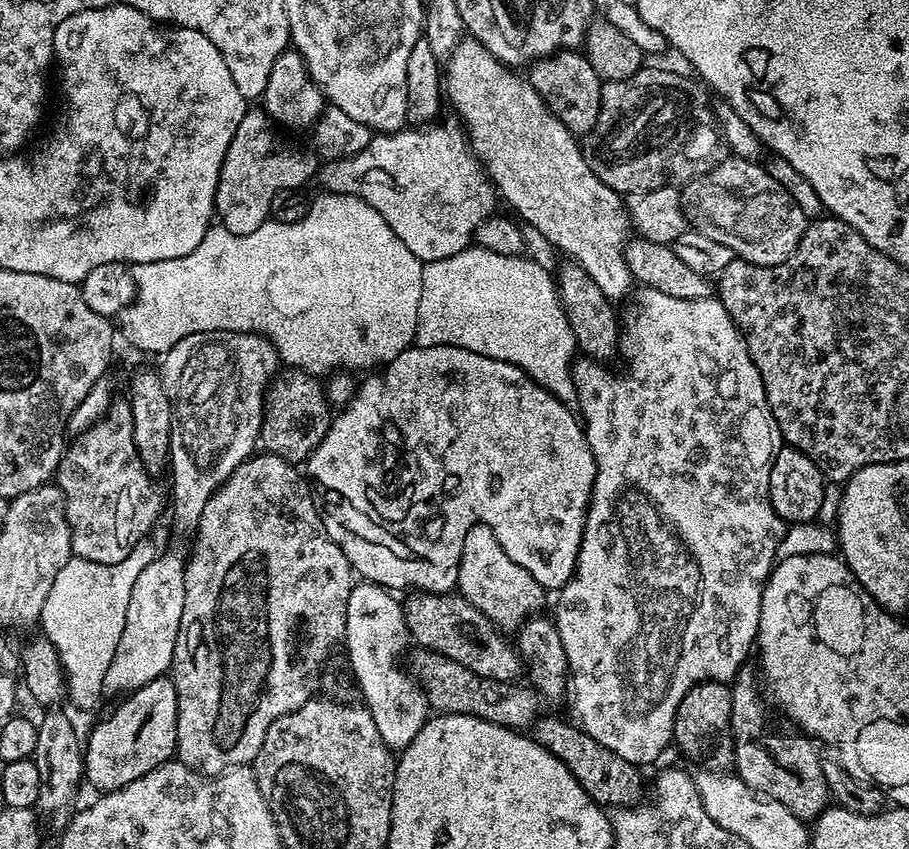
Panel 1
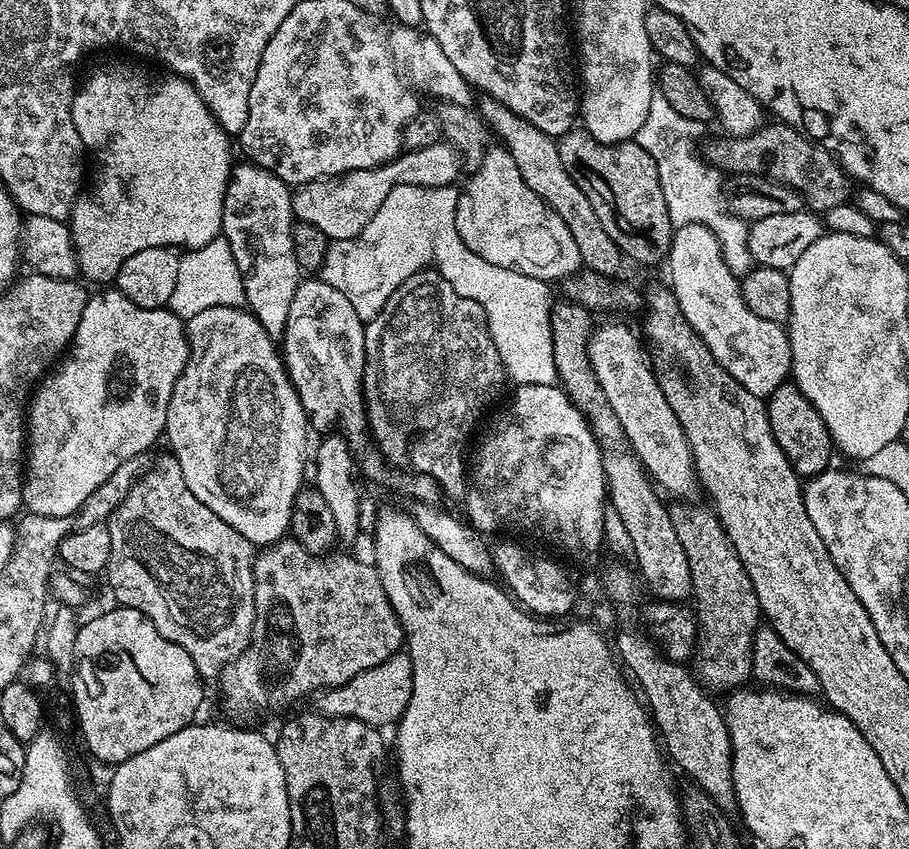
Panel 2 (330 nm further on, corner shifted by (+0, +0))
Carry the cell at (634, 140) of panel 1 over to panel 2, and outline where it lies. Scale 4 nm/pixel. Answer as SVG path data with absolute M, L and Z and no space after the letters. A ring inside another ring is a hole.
M768 122L754 134L728 136L720 148L719 167L728 174L765 176L775 184L793 188L805 205L817 214L829 212L834 206L849 203L854 184L839 160L824 147L797 128L783 122Z

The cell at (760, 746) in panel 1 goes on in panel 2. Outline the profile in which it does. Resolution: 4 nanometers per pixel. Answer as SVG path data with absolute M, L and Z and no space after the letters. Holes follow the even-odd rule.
M676 502L668 512L673 519L675 533L686 550L687 561L692 560L690 574L691 595L696 598L694 611L703 635L704 632L708 635L698 644L698 676L705 689L728 694L753 679L752 643L756 629L762 623L758 594L754 594L754 586L715 511L708 516L711 507L687 508L684 504L687 503Z

